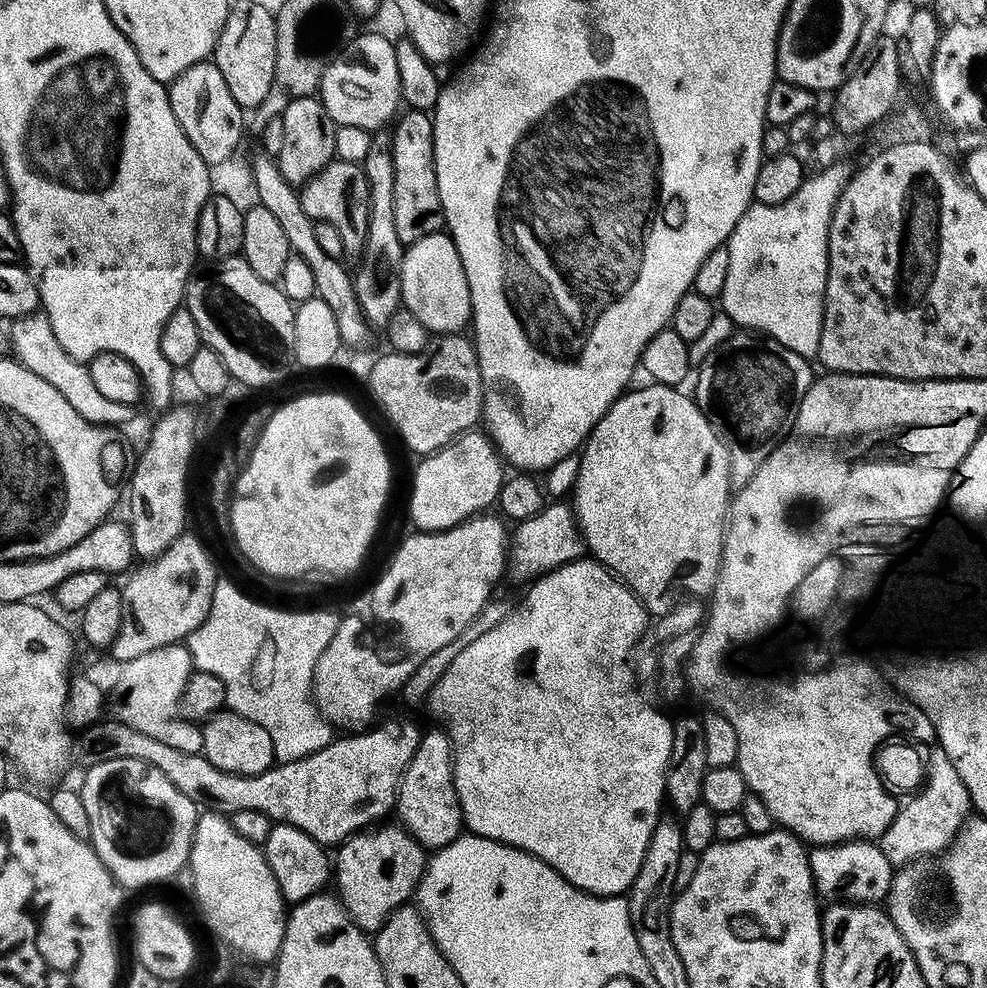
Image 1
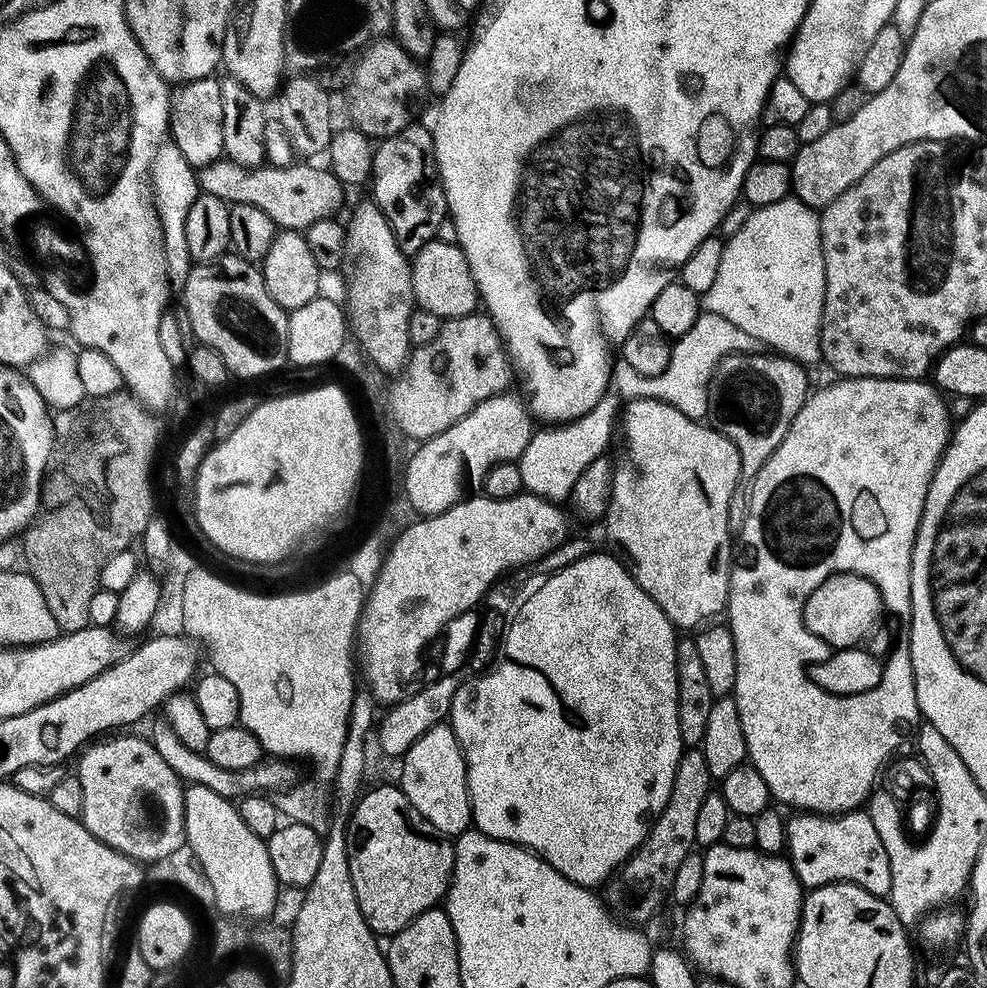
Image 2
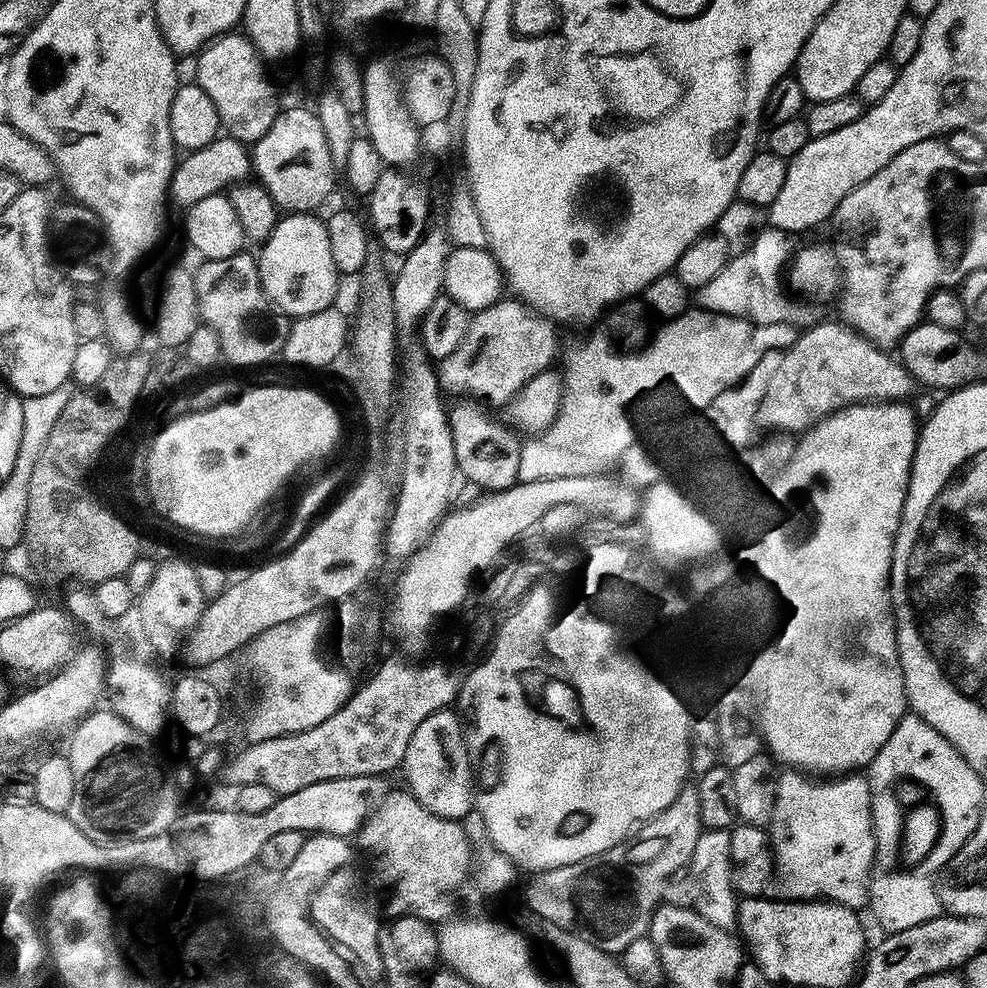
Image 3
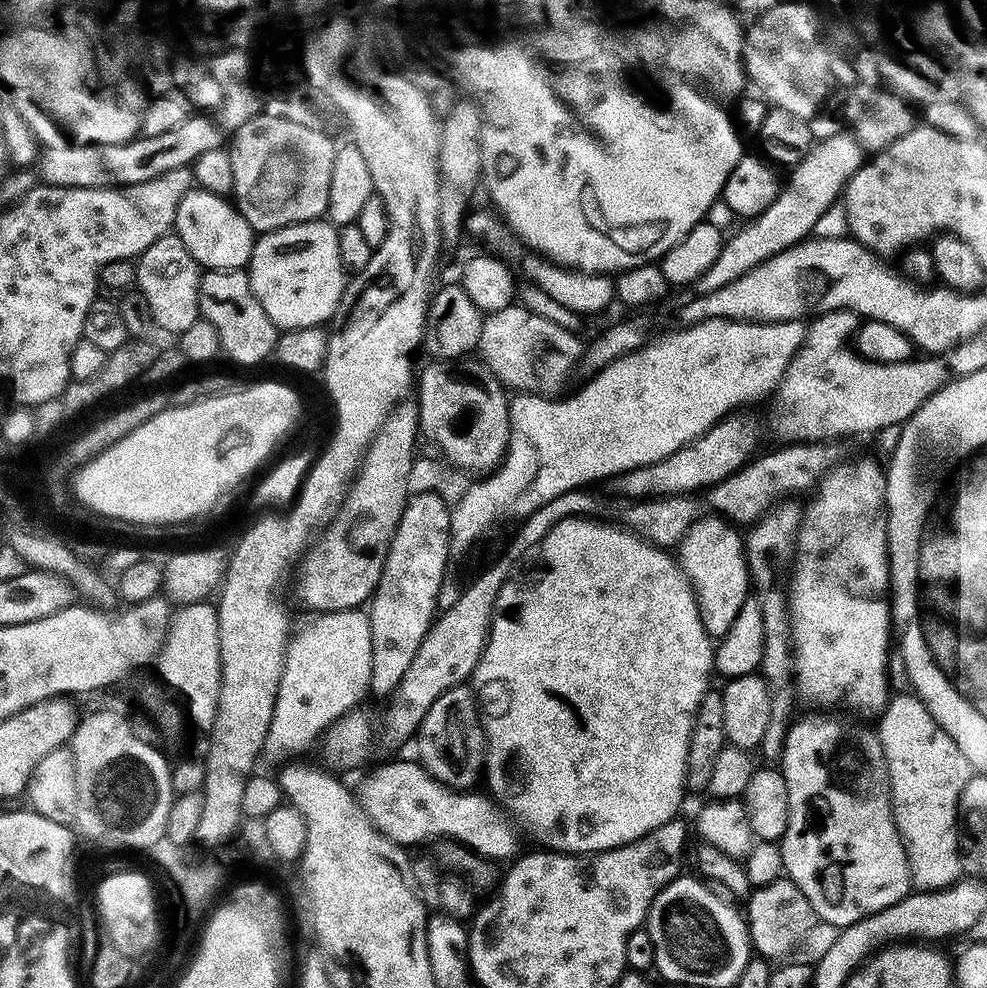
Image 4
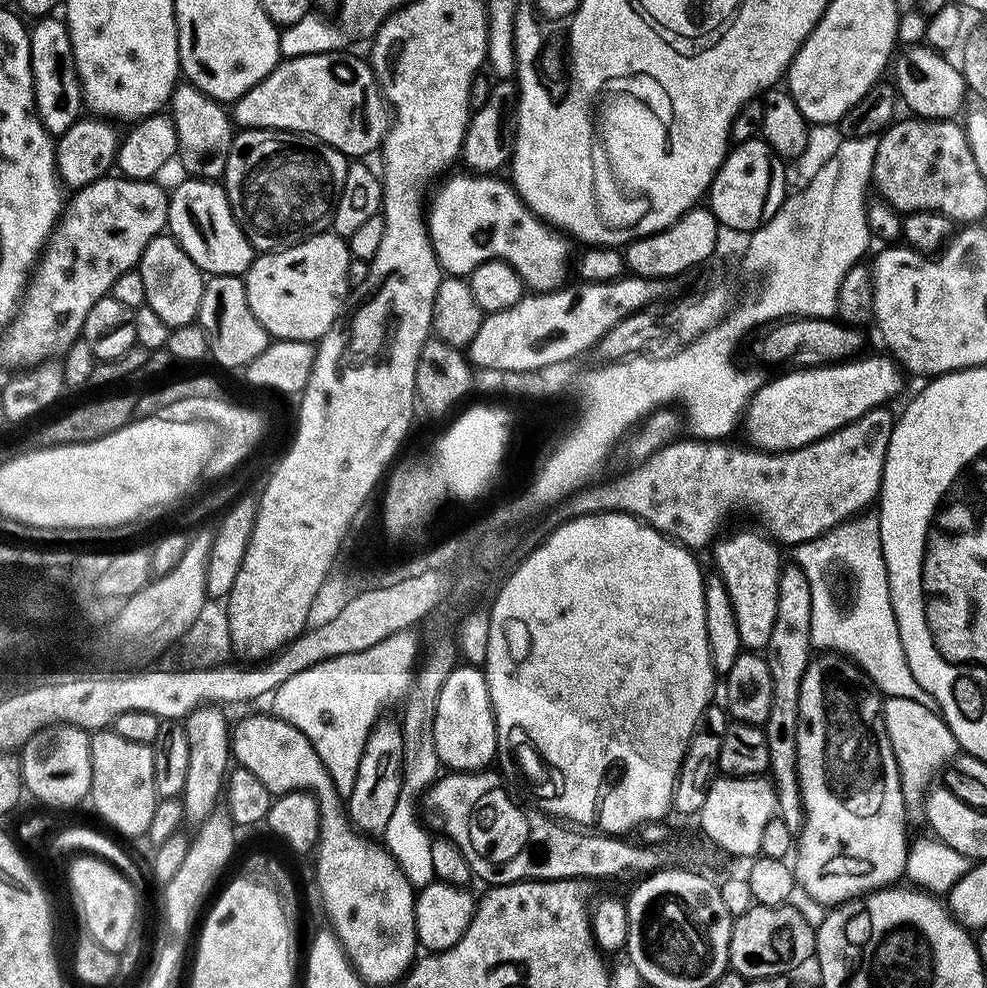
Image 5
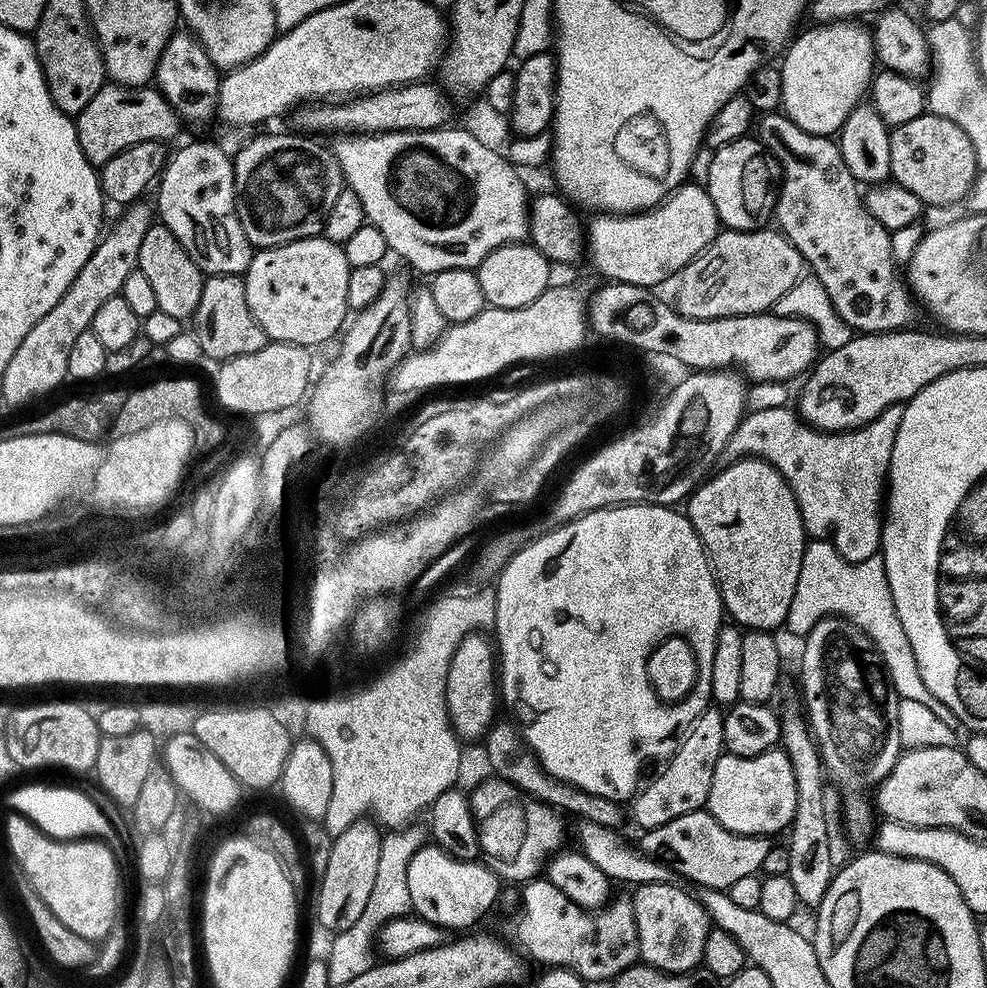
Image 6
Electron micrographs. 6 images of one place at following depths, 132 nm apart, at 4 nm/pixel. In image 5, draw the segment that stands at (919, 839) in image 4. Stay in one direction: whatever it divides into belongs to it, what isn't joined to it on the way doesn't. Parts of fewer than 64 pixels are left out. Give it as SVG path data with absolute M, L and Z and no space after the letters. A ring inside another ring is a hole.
M889 696L884 700L884 725L890 738L890 746L894 750L894 758L898 762L904 802L909 809L919 809L926 799L936 771L938 776L941 769L958 755L954 734L936 708L921 706L910 698Z

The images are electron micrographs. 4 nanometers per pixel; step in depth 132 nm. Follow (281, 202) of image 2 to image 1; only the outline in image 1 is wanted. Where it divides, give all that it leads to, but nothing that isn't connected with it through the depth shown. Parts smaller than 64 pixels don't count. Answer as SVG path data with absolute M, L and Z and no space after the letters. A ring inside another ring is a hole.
M333 159L318 175L303 185L299 193L300 204L314 222L330 222L338 234L342 234L345 253L359 253L367 240L369 217L368 180L359 164Z

